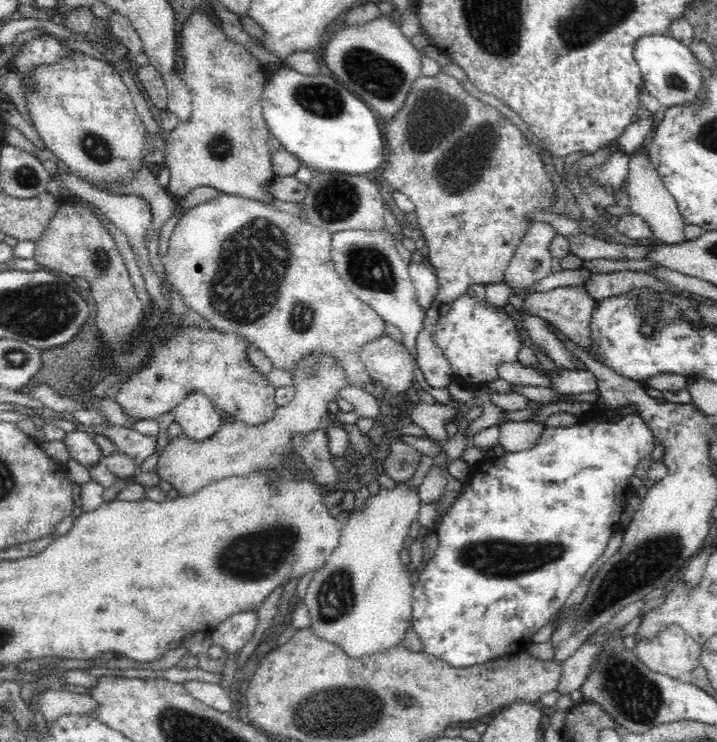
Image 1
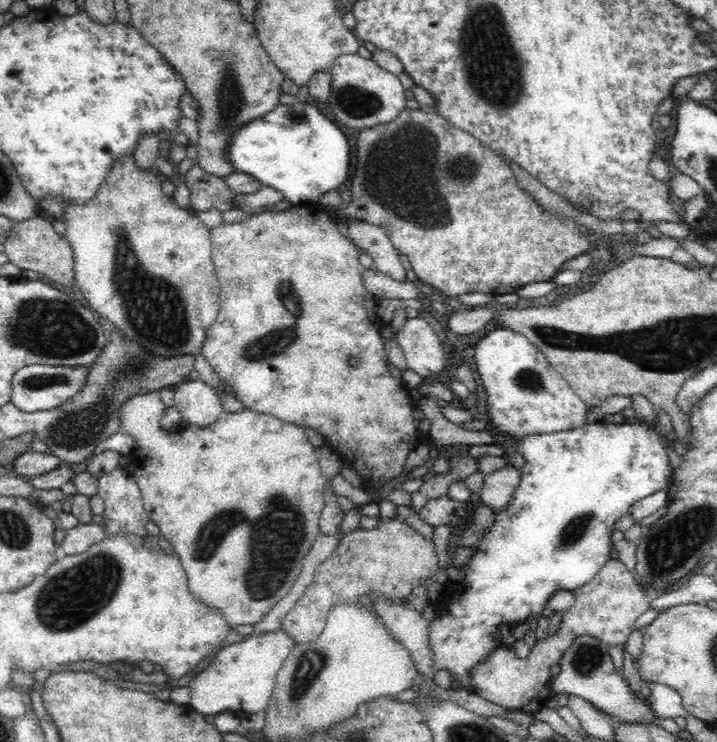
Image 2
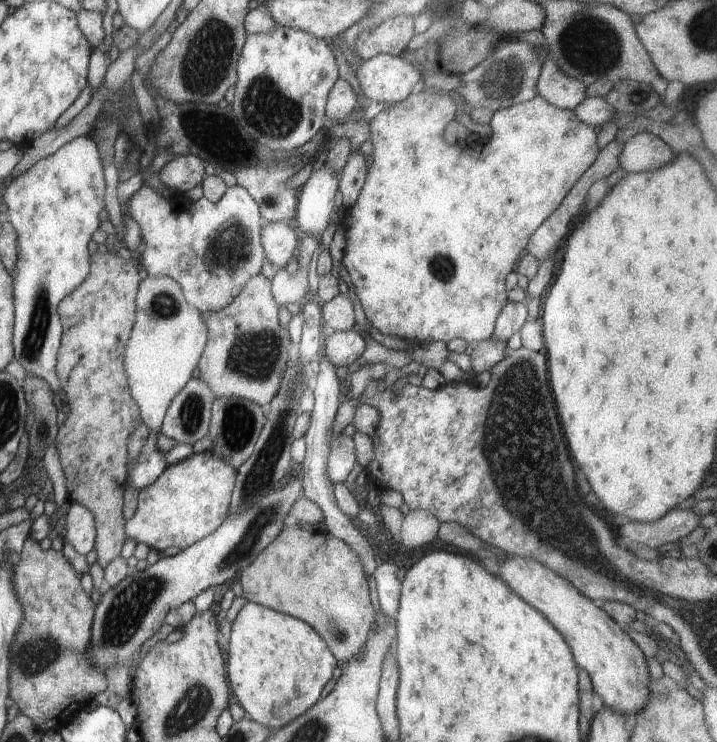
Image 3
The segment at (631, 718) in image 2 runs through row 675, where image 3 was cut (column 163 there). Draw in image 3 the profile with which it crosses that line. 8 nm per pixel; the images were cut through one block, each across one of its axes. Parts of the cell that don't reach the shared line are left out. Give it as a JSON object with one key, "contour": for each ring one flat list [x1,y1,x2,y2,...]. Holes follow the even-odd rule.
{"contour":[[295,467,295,472,284,481,281,488,265,494,261,500,251,504,247,510,239,514,228,514,217,530,213,530,209,536,201,538,173,556,158,558,152,564,147,565,143,570,129,571,125,578,112,586,106,588,94,606,94,613,91,622,91,636,89,636,89,646,87,646,87,662,93,664,99,672,104,673,113,664,126,664,135,657,141,645,148,640,159,626,163,624,163,619,167,616,167,611,177,608,185,601,192,600,209,586,219,586,225,580,241,572,250,562,275,538,282,528,283,519,289,512,291,504,299,498,299,490,302,488,301,477]]}

